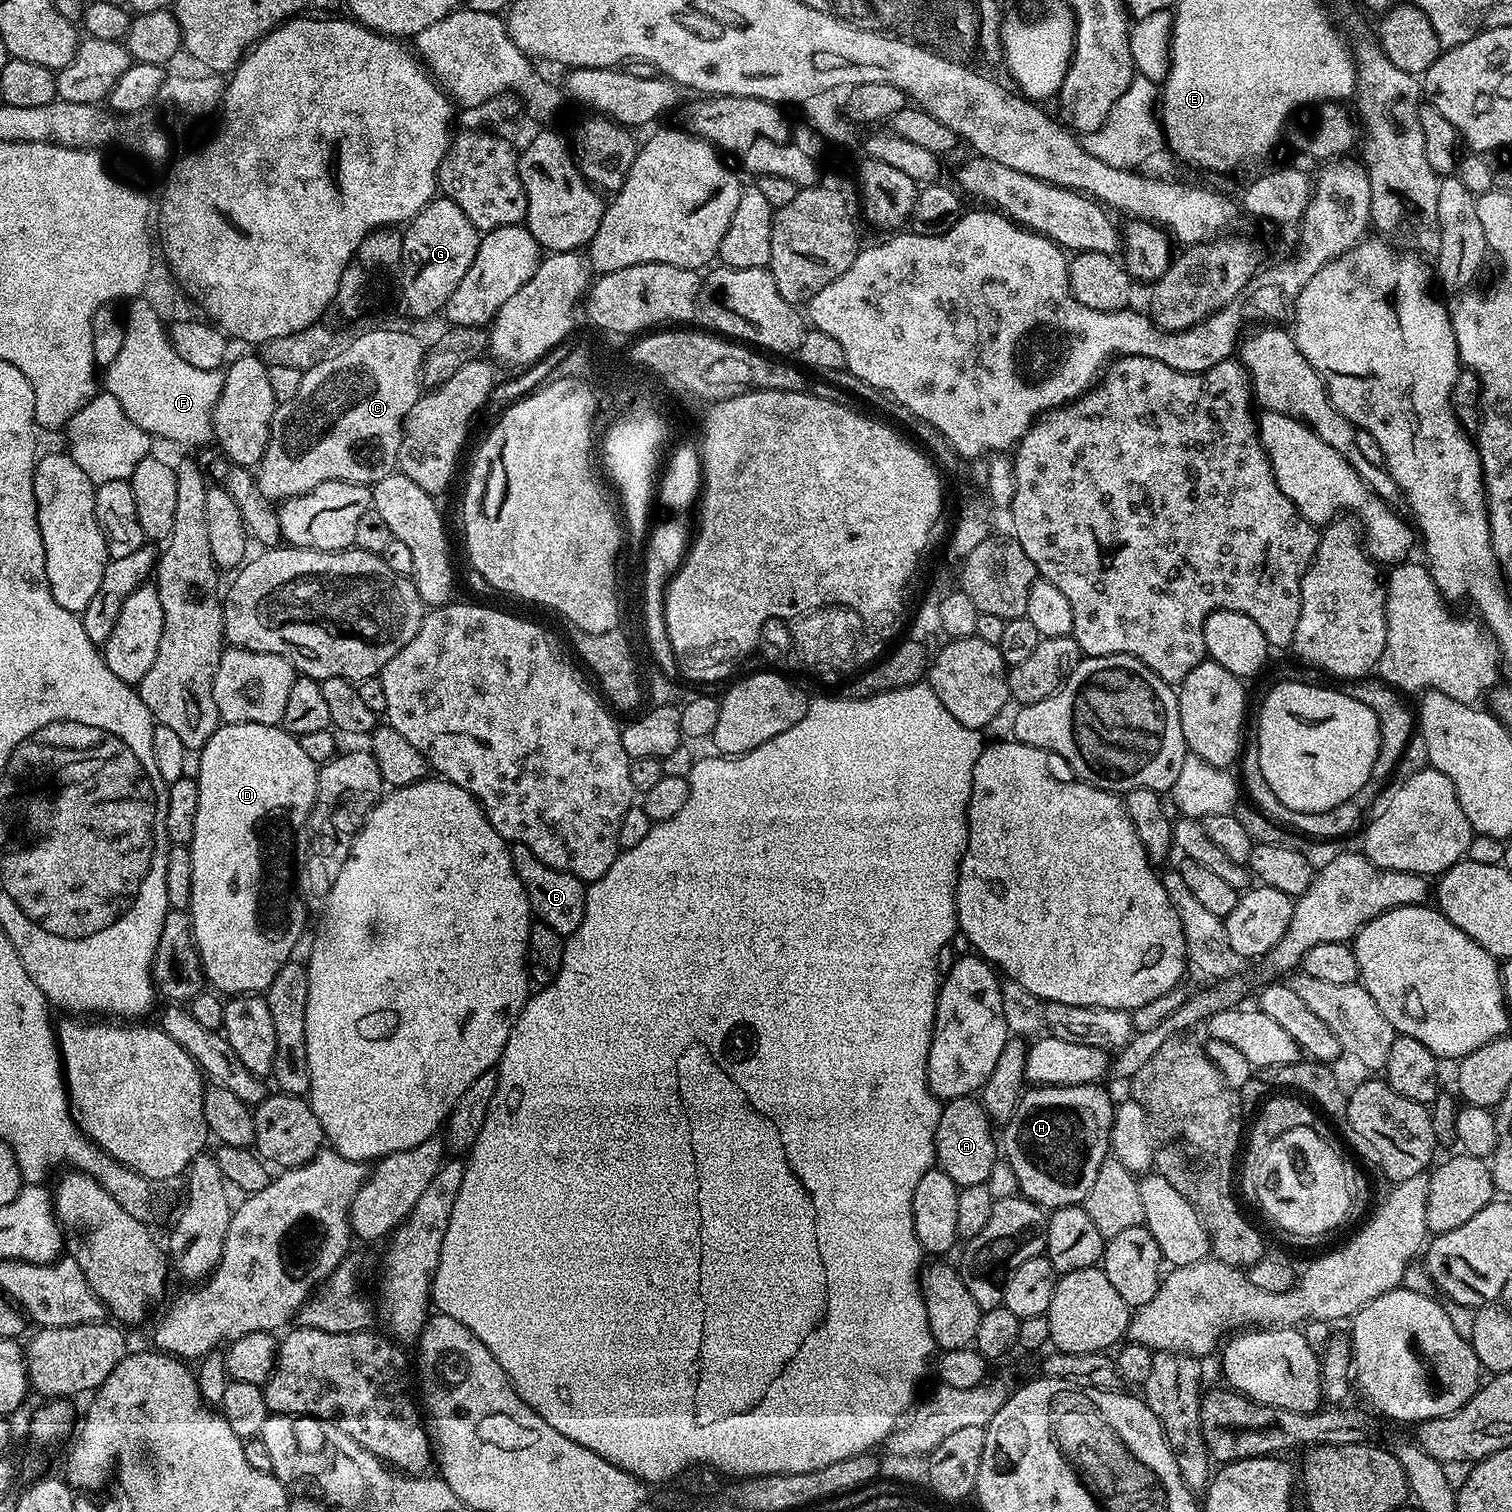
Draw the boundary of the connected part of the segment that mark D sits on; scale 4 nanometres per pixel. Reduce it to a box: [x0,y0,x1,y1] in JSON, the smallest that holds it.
[190,723,318,996]

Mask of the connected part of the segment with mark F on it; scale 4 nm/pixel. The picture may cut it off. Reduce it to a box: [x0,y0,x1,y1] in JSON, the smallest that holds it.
[102,298,224,448]

